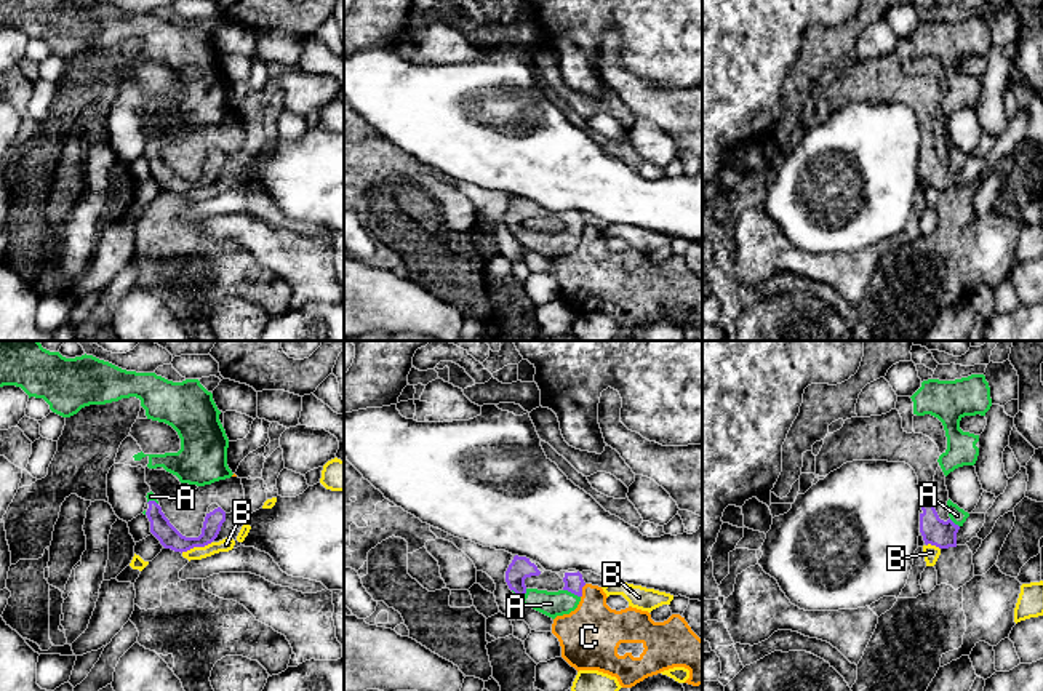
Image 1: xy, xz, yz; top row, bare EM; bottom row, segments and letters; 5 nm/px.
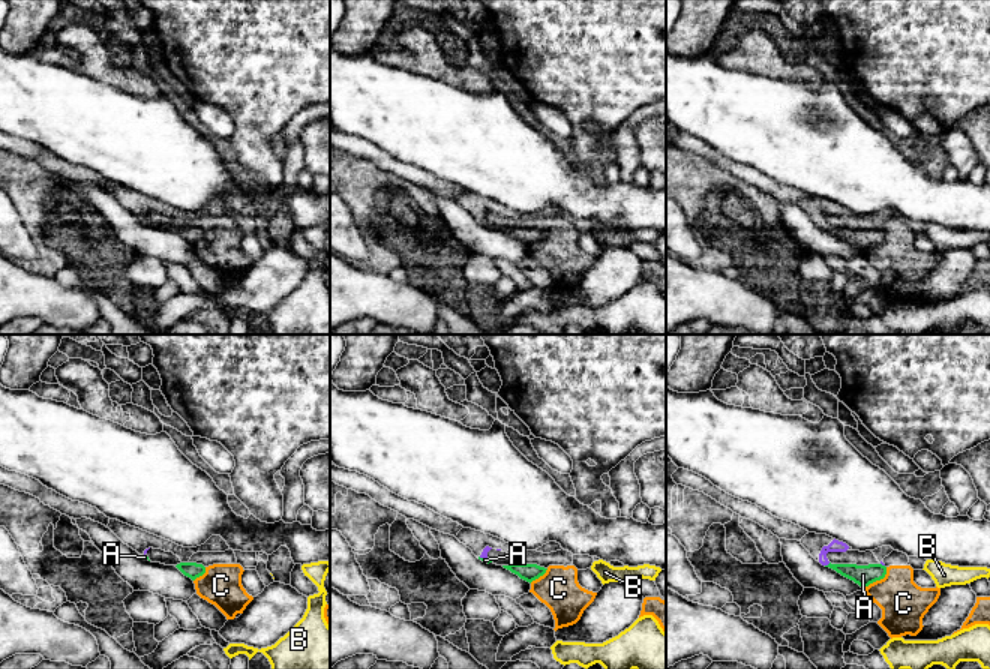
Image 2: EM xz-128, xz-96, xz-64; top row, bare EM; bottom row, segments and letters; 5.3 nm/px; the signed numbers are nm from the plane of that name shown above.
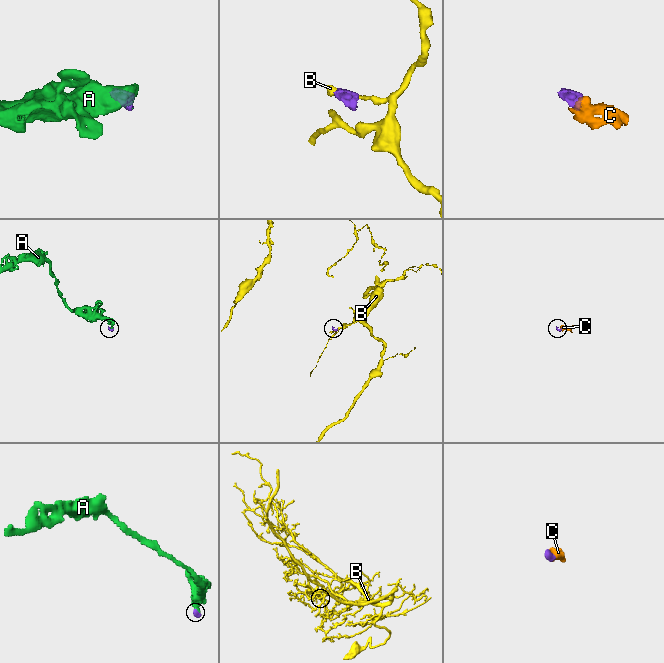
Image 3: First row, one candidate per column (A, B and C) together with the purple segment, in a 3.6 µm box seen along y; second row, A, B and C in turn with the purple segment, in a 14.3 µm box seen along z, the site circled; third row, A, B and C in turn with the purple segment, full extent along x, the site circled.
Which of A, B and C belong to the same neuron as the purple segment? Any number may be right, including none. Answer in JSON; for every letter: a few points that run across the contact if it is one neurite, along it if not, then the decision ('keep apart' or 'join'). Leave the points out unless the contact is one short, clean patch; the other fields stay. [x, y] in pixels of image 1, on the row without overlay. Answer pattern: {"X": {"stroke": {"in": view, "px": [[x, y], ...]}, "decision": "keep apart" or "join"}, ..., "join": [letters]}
{"A": {"stroke": {"in": "xz", "px": [[520, 210], [520, 237], [551, 245]]}, "decision": "join"}, "B": {"stroke": {"in": "xy", "px": [[211, 183], [181, 194]]}, "decision": "keep apart"}, "C": {"stroke": {"in": "xz", "px": [[586, 226], [581, 239]]}, "decision": "keep apart"}, "join": ["A"]}

